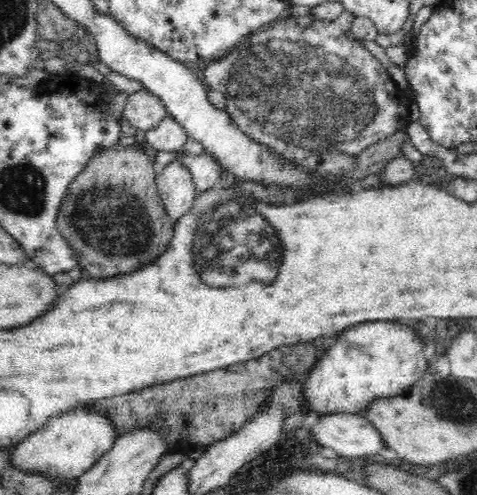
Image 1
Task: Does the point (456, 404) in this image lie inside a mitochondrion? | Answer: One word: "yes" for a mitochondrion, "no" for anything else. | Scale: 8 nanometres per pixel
yes

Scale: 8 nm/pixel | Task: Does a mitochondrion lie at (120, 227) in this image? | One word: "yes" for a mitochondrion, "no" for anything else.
yes

